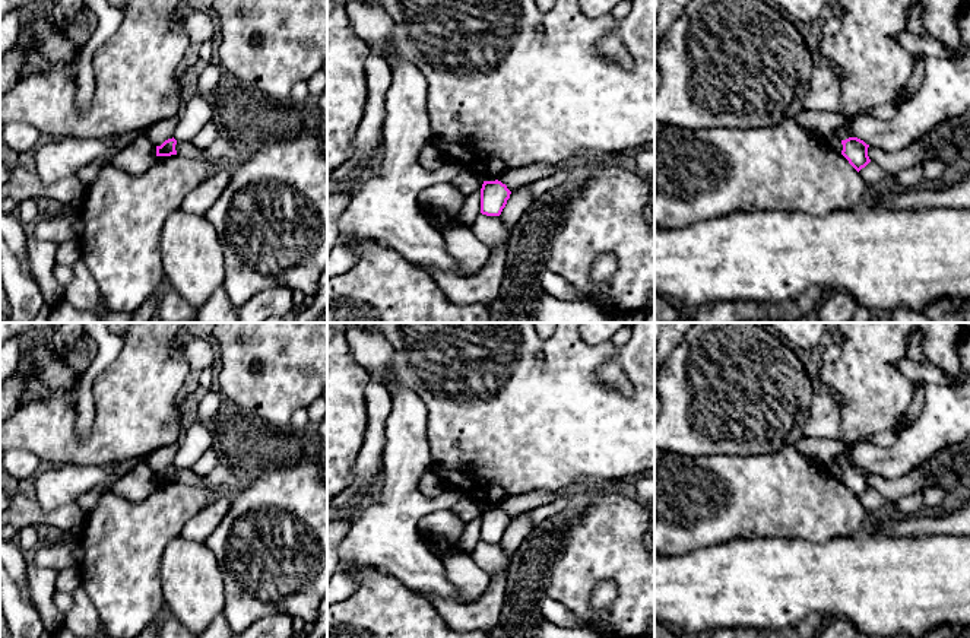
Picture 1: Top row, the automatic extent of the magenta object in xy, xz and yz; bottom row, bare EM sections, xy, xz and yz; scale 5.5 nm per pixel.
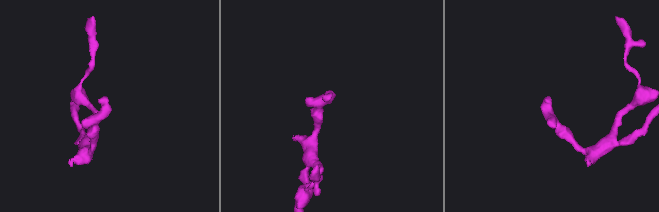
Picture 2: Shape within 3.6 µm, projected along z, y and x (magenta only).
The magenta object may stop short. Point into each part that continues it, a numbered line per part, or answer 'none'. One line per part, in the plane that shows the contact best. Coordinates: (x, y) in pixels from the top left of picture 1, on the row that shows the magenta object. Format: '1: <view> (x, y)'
none

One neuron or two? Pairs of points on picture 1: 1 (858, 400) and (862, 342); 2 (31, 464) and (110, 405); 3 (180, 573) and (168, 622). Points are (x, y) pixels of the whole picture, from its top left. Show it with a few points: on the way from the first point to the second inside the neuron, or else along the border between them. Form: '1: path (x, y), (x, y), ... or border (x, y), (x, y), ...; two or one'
1: path (862, 386), (862, 356); one
2: border (15, 448), (31, 451), (43, 466); two
3: border (165, 609), (180, 622); two

